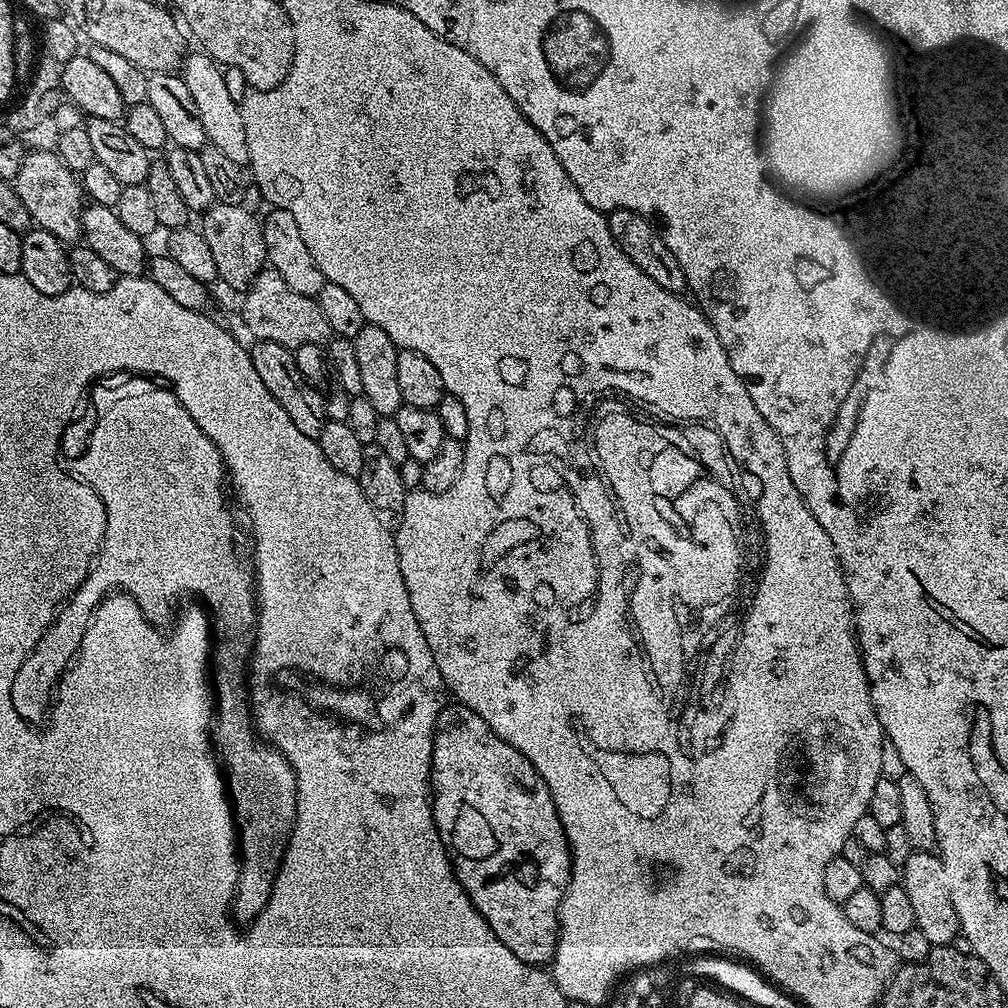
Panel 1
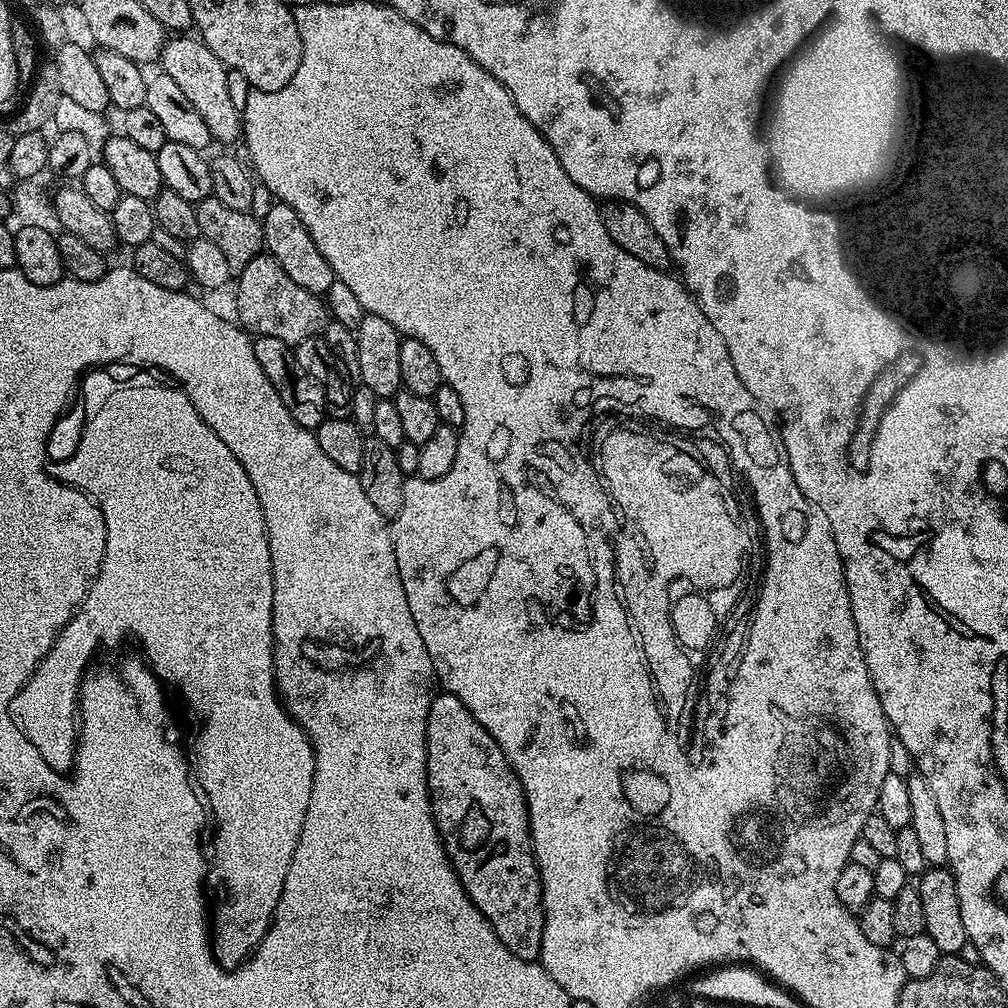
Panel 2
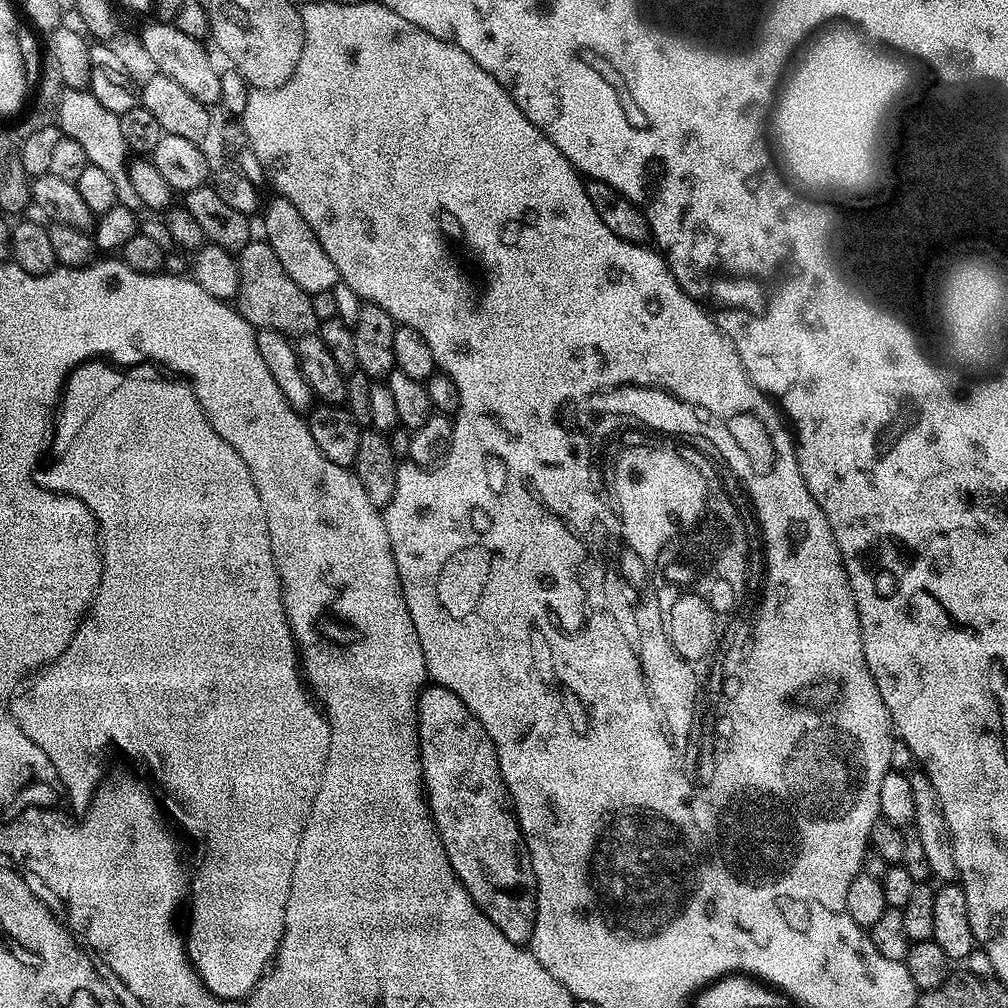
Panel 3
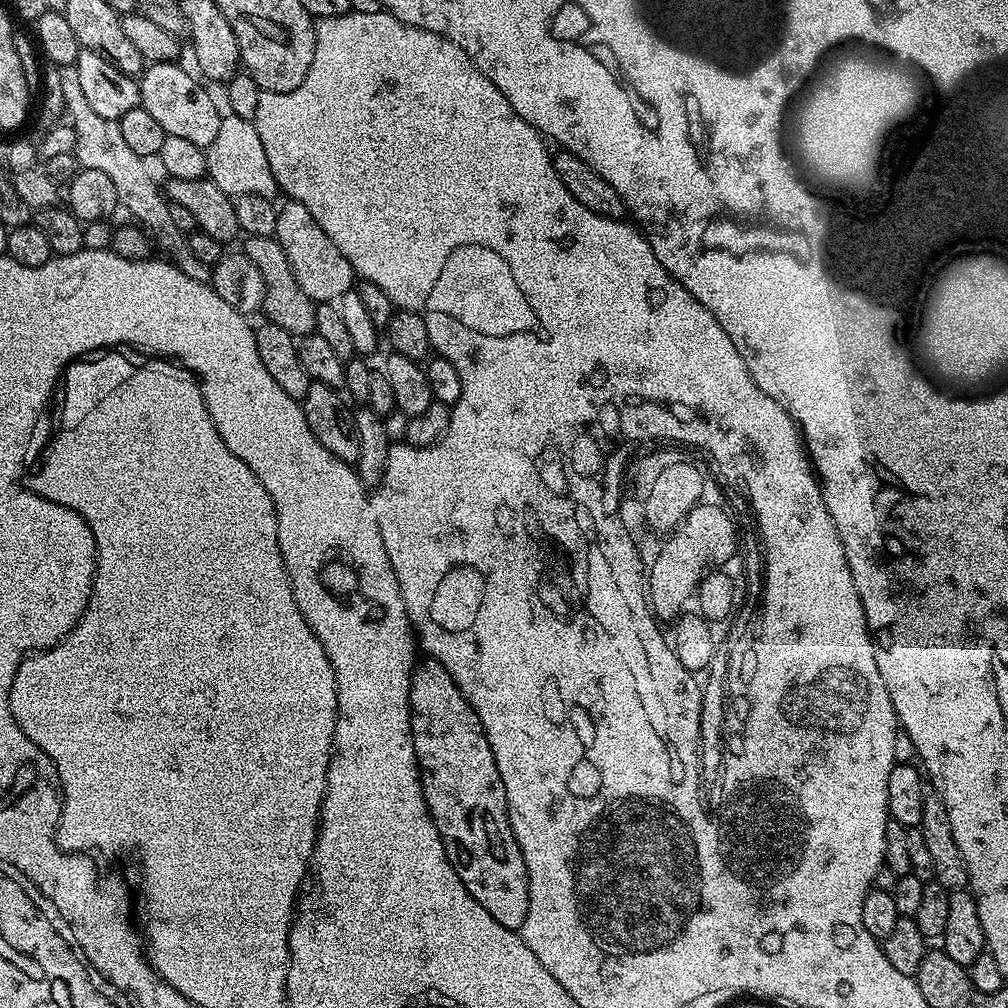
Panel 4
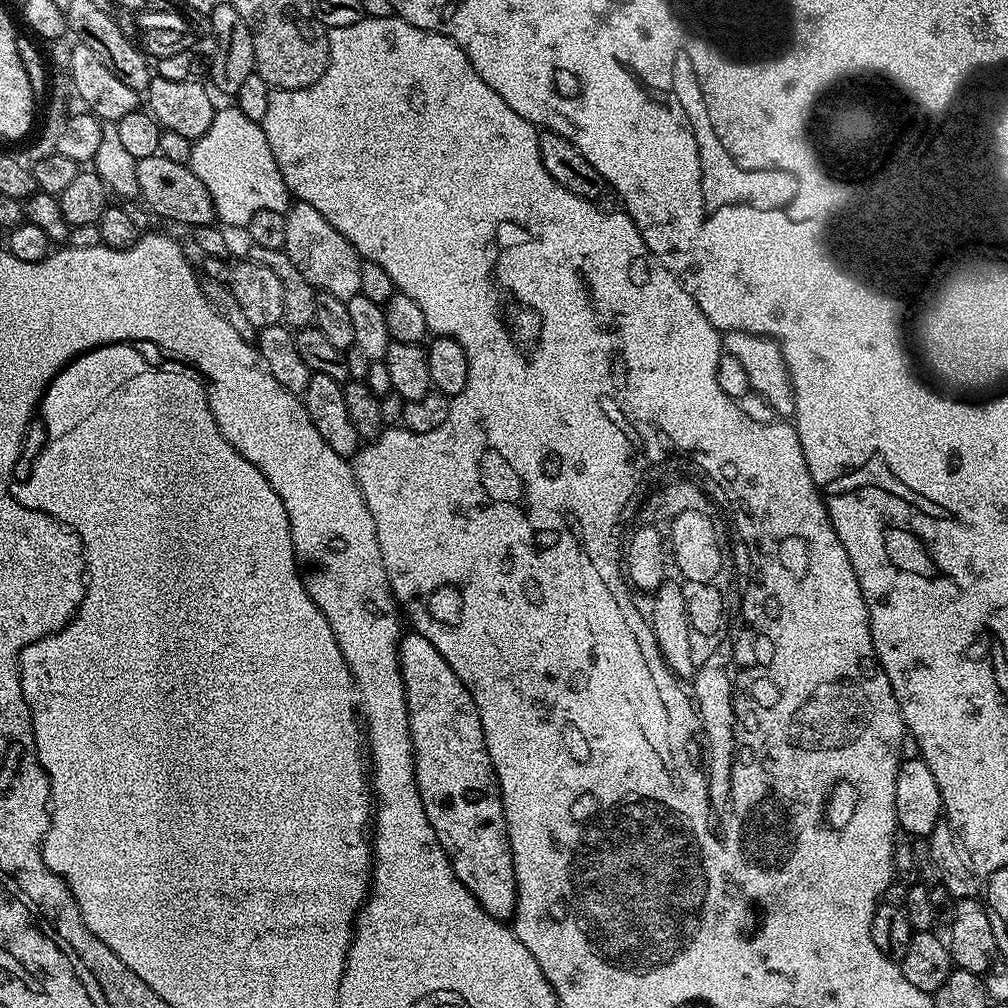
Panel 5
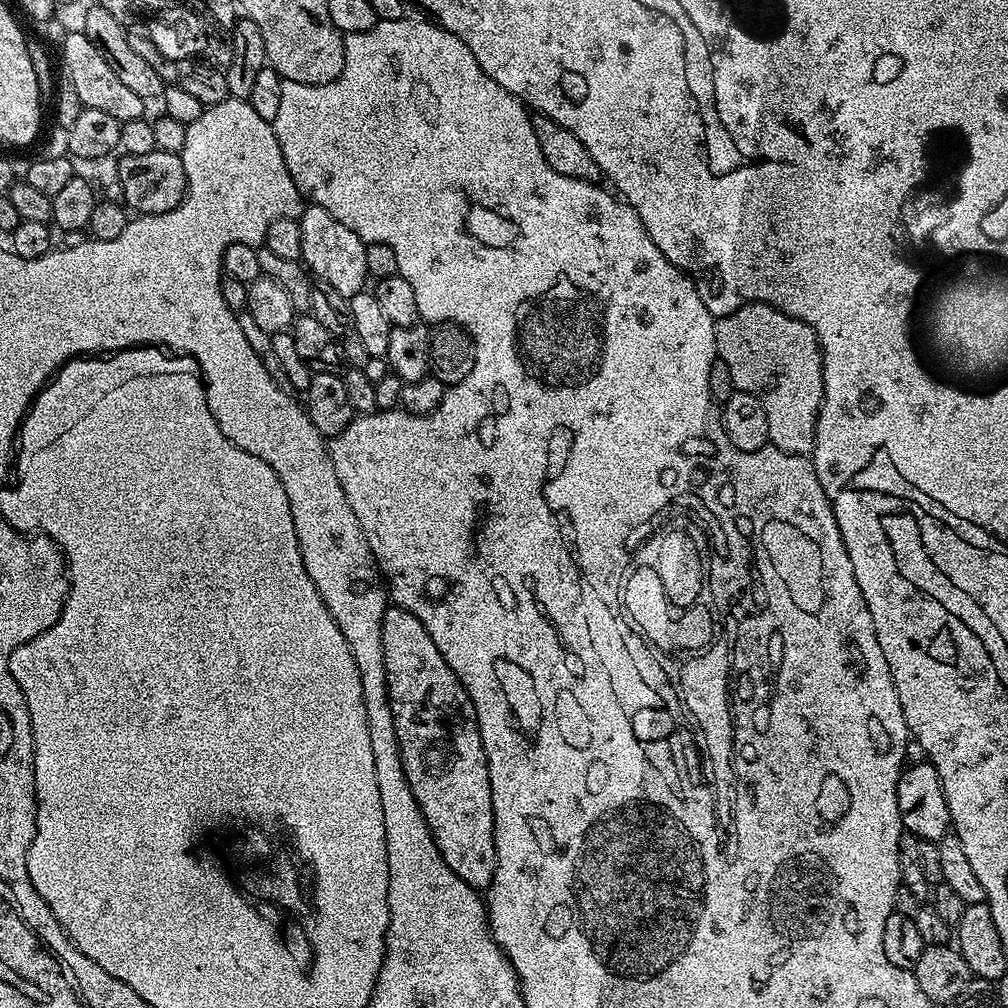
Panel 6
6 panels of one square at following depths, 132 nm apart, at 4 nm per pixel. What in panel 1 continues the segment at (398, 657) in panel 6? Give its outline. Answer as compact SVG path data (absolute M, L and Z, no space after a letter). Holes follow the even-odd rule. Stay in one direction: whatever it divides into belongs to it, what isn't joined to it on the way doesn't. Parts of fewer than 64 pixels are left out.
M448 702L438 714L438 722L434 730L430 799L432 817L436 820L436 831L440 833L444 849L448 851L448 859L452 862L452 869L456 871L460 885L466 890L466 894L472 899L474 906L482 914L482 918L486 918L490 930L494 930L498 942L502 942L502 946L506 946L506 950L510 950L510 954L522 958L522 962L537 966L551 965L552 958L548 952L552 952L552 936L556 936L556 916L552 916L552 908L556 908L556 896L561 896L560 880L564 881L564 876L569 878L568 857L571 856L572 851L568 849L568 839L564 833L562 822L558 818L550 790L546 786L546 782L542 782L538 770L534 770L534 766L530 766L528 759L522 754L518 754L518 750L514 750L514 746L510 746L510 742L498 738L498 734L494 734L494 730L490 730L490 726L486 726L486 722L482 722L482 718L478 718L478 714L474 714L474 710L470 710L464 704Z

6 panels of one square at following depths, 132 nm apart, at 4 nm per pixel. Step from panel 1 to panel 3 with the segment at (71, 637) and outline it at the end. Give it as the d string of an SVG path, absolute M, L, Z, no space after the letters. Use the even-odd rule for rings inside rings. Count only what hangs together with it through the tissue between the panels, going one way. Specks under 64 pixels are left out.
M85 362L80 367L74 369L69 376L68 382L65 384L62 391L62 405L59 415L62 417L62 440L68 440L68 436L78 436L80 432L80 420L86 420L92 416L94 410L98 410L98 422L94 422L96 418L90 418L88 424L102 428L102 432L96 432L94 436L78 436L78 440L72 444L72 448L60 448L66 456L62 456L62 460L47 461L46 466L37 467L33 472L32 477L38 486L42 486L48 492L57 492L63 496L73 496L78 498L78 502L83 504L91 510L96 519L96 526L100 530L100 557L102 558L102 578L100 585L96 591L96 597L92 599L91 606L88 607L88 615L80 621L80 628L72 635L70 646L66 646L66 650L58 659L52 660L45 664L43 668L24 677L21 684L14 690L11 700L8 702L8 709L12 712L14 722L18 722L18 726L22 730L22 734L26 734L26 738L30 738L30 742L34 742L34 746L38 746L38 750L42 750L42 754L46 754L46 758L50 758L50 762L54 766L54 770L60 779L61 789L66 793L66 804L73 813L80 812L79 814L87 813L88 809L92 807L93 800L98 795L98 789L101 787L100 779L104 776L104 767L108 764L108 755L112 751L121 752L124 756L129 756L132 760L141 760L146 767L152 771L154 779L160 783L160 788L173 800L174 803L166 808L166 812L176 819L176 824L188 836L193 836L194 839L200 843L200 861L196 864L196 873L191 873L190 876L190 900L192 896L192 917L188 920L188 936L186 932L186 959L188 963L195 969L195 972L209 992L212 992L219 1000L229 1000L240 1002L245 998L253 995L256 988L259 987L261 981L264 980L266 973L269 971L270 965L277 959L280 943L284 937L284 923L286 922L286 902L290 898L290 882L294 874L294 862L298 858L298 846L302 842L302 834L304 827L308 821L308 816L312 812L314 806L314 798L318 794L318 790L322 786L322 774L328 768L328 755L330 754L330 726L328 725L328 718L325 709L314 699L313 693L310 691L309 685L306 683L305 677L302 675L302 660L298 655L296 647L296 639L292 633L292 628L288 625L286 618L286 610L284 609L284 591L280 585L280 575L276 569L274 562L274 554L270 546L270 534L268 533L268 523L266 522L266 510L262 506L262 498L258 494L258 490L254 486L254 478L250 478L250 470L246 470L246 462L242 462L242 458L238 458L238 450L234 450L234 446L230 446L230 442L226 442L226 438L218 438L218 430L214 430L214 426L210 426L208 415L202 410L202 406L198 402L195 392L192 391L192 385L188 382L181 382L176 380L163 380L160 376L147 376L144 370L139 367L131 367L129 370L123 370L115 367L104 366L102 362Z

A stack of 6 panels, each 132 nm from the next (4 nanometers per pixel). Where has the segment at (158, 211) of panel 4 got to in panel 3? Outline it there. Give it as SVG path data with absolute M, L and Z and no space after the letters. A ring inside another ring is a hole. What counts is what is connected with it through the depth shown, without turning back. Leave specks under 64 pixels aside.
M65 88L60 96L60 104L57 108L57 125L61 133L70 137L82 146L86 152L89 163L92 163L100 170L103 170L114 181L117 203L132 211L141 207L141 198L136 194L131 182L128 165L129 150L122 136L122 128L119 115L104 106L92 92L81 88Z

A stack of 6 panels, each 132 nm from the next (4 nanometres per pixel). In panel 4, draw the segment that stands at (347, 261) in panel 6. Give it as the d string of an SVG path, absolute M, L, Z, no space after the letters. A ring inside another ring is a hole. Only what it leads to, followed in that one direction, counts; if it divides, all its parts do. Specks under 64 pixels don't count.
M288 198L276 210L276 240L282 246L286 258L292 267L294 278L310 299L317 302L336 302L342 294L353 291L354 273L350 262L342 258L342 250L330 242L326 230L314 222L310 210L302 202Z

